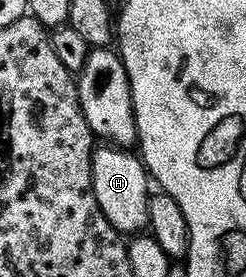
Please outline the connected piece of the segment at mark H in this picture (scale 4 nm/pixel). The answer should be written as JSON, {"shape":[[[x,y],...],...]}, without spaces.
{"shape":[[[112,144],[98,145],[93,151],[93,191],[103,216],[107,216],[107,220],[122,235],[133,236],[148,227],[151,179],[136,153]]]}

